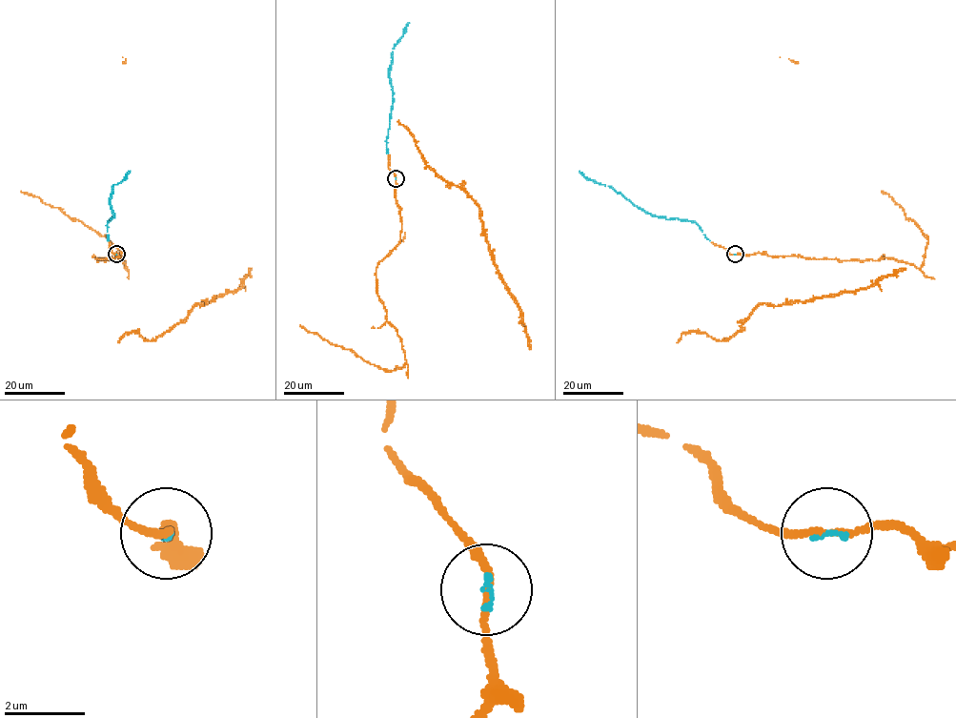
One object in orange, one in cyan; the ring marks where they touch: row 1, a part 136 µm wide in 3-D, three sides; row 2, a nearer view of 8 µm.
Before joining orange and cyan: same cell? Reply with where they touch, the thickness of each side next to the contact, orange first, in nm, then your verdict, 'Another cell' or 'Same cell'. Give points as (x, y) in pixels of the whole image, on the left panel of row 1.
Place: (116, 254). Thickness 160 nm (orange) against 100 nm. Same cell

